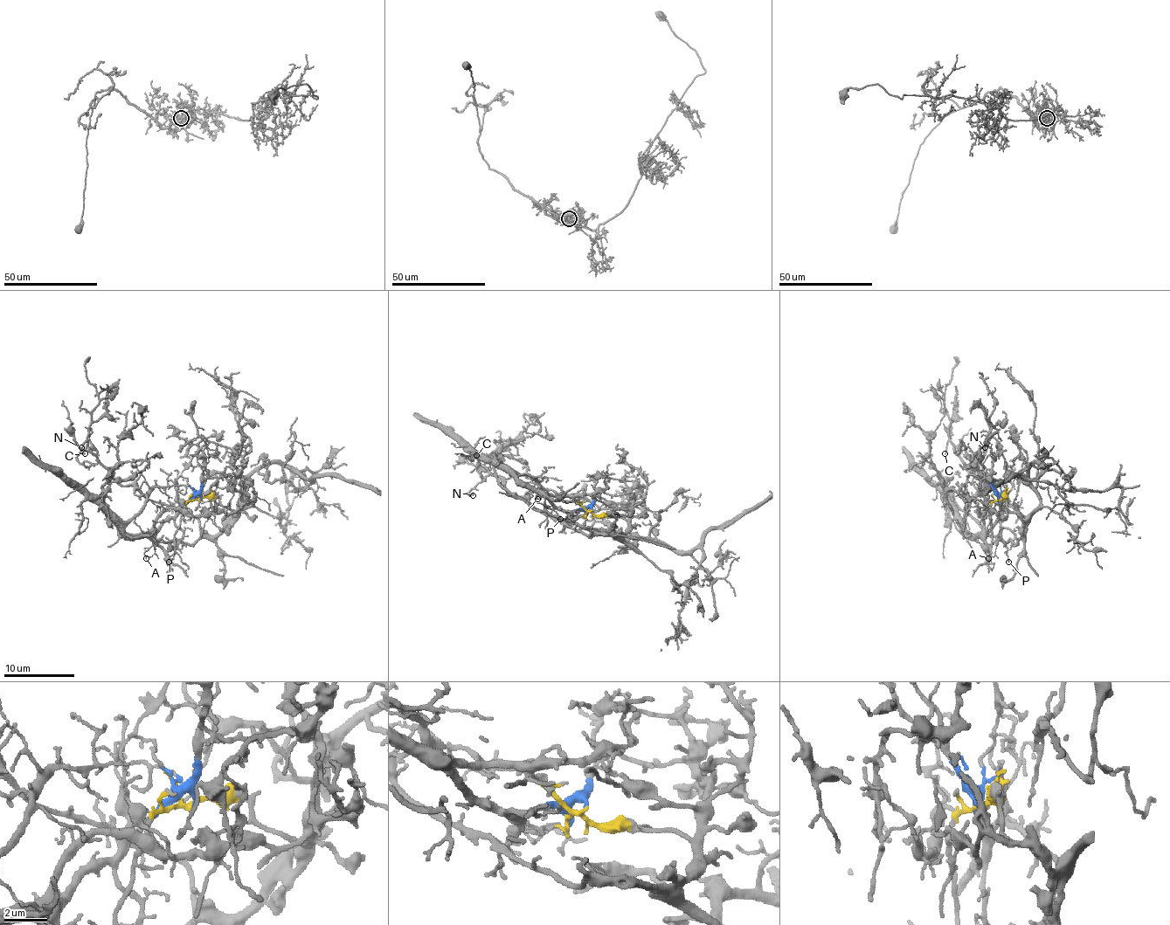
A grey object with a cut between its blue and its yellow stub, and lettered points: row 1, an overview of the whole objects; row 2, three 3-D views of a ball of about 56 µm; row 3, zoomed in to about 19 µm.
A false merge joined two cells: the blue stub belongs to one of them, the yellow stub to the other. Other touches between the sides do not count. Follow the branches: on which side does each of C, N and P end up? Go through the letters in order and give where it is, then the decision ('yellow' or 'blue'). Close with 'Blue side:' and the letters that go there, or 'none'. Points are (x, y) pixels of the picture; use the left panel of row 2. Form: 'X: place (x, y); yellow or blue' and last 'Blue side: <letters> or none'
C: place (85, 453); yellow
N: place (81, 447); yellow
P: place (169, 562); blue
Blue side: P

